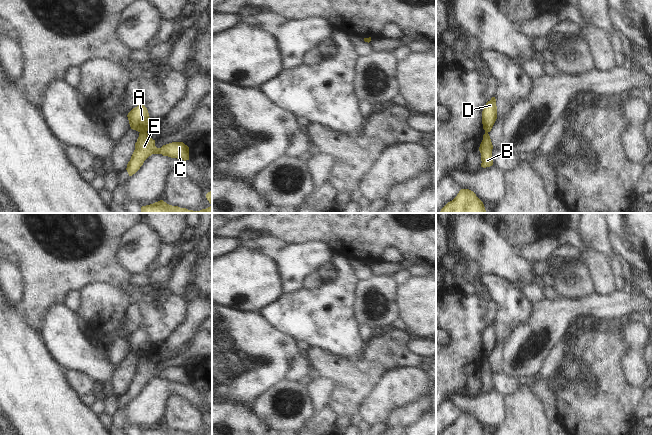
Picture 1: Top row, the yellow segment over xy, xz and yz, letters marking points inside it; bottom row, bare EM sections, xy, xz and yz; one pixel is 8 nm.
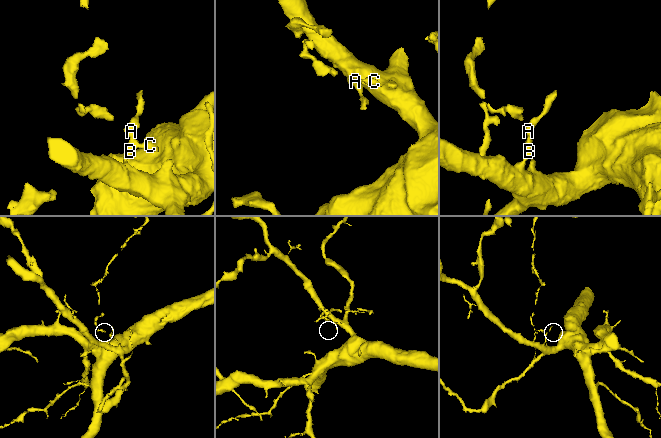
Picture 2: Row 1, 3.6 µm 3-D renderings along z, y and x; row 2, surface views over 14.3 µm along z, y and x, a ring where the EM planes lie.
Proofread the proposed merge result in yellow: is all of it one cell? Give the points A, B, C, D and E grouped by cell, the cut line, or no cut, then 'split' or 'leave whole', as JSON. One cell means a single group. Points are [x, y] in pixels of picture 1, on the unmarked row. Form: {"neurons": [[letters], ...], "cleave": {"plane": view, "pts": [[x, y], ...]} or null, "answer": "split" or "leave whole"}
{"neurons": [["A", "D"], ["B", "C", "E"]], "cleave": {"plane": "xy", "pts": [[140, 355], [146, 356]]}, "answer": "split"}

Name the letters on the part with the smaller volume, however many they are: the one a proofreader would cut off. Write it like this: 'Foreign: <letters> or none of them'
Foreign: A, D

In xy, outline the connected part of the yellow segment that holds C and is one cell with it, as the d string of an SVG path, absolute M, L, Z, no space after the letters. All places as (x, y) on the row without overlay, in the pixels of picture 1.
M140 356L135 367L135 374L127 388L126 394L129 400L135 398L143 389L144 385L152 378L162 378L163 380L186 385L189 384L189 371L183 366L172 366L163 369L161 372L157 372L155 370L155 364L147 356Z

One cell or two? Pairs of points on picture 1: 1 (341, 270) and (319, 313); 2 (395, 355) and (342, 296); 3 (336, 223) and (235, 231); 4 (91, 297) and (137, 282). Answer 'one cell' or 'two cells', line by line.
1: one cell
2: two cells
3: one cell
4: one cell

